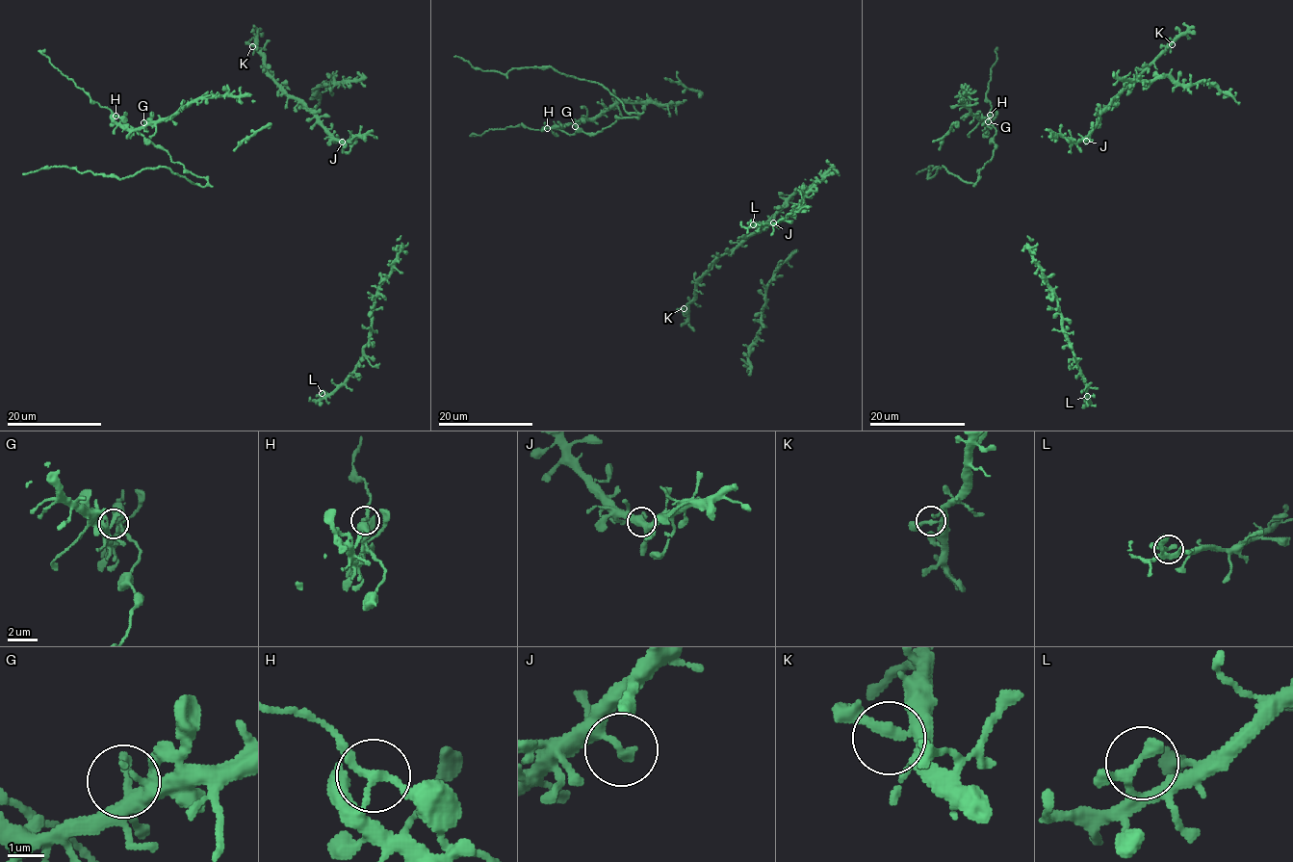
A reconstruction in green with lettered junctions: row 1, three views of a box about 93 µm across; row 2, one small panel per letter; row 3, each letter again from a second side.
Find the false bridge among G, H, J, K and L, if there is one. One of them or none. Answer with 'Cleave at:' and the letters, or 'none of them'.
Cleave at: none of them

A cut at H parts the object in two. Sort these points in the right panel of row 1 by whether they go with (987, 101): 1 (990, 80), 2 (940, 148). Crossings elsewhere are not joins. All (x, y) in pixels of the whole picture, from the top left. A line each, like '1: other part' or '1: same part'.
1: same part
2: other part

